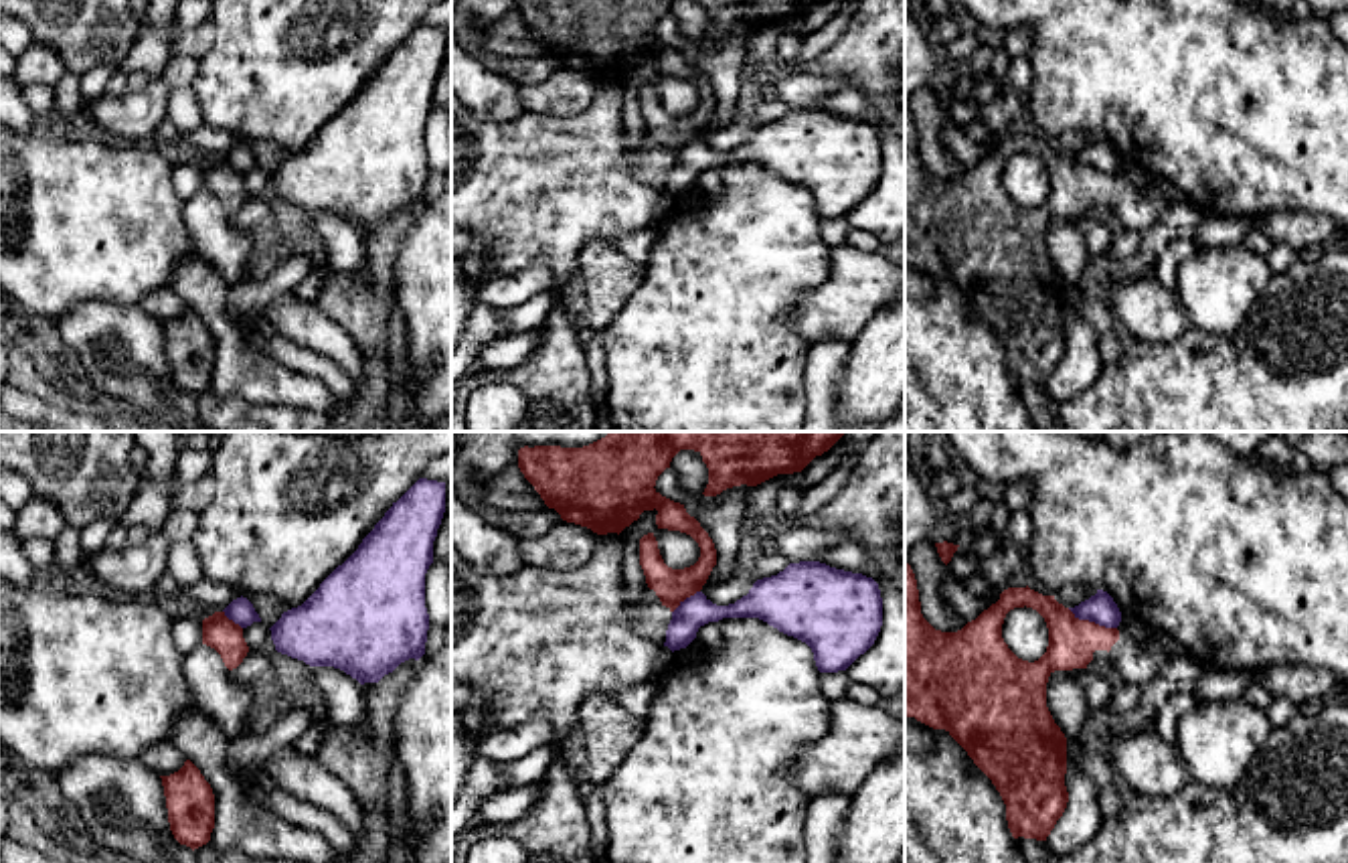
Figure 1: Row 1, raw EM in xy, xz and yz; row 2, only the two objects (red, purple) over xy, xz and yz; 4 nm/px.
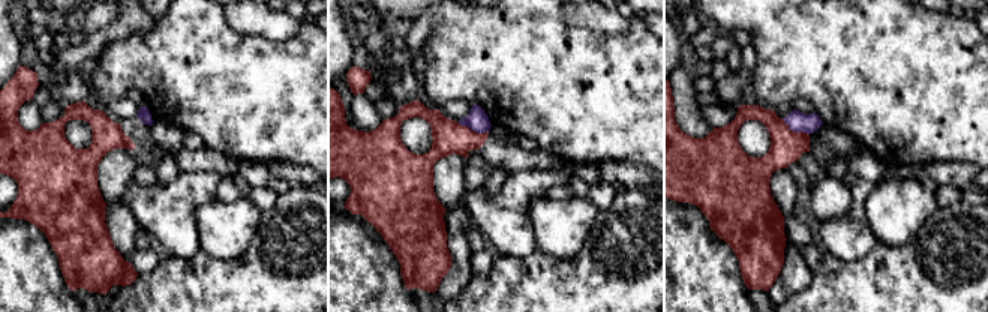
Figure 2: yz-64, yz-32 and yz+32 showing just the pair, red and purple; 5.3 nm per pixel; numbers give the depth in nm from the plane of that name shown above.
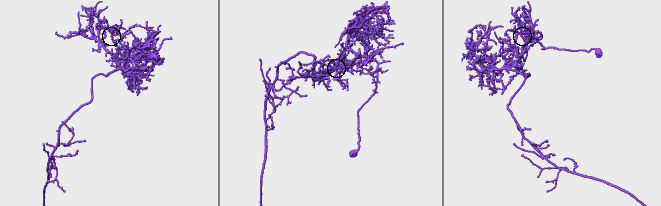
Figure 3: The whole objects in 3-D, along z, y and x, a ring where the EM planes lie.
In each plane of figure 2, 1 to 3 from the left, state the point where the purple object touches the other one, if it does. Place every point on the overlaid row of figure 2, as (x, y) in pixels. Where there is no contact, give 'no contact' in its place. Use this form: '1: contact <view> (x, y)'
1: no contact
2: contact yz-32 (473, 131)
3: contact yz+32 (795, 132)

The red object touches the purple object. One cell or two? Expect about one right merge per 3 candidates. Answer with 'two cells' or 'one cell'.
two cells

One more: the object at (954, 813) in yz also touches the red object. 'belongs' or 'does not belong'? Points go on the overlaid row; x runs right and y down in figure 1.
does not belong

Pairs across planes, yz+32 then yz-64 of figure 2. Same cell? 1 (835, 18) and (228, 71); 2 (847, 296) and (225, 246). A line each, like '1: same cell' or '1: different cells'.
1: same cell
2: different cells

